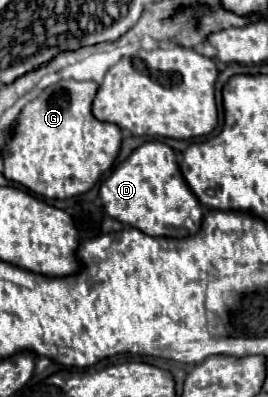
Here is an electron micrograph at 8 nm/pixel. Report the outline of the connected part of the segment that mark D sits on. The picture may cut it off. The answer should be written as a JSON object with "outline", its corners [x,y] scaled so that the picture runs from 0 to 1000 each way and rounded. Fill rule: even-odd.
{"outline":[[[549,355],[511,370],[377,461],[369,491],[384,501],[392,531],[414,547],[489,572],[511,572],[549,592],[698,597],[735,587],[750,572],[750,511],[690,461],[660,416],[653,380],[601,355]]]}

